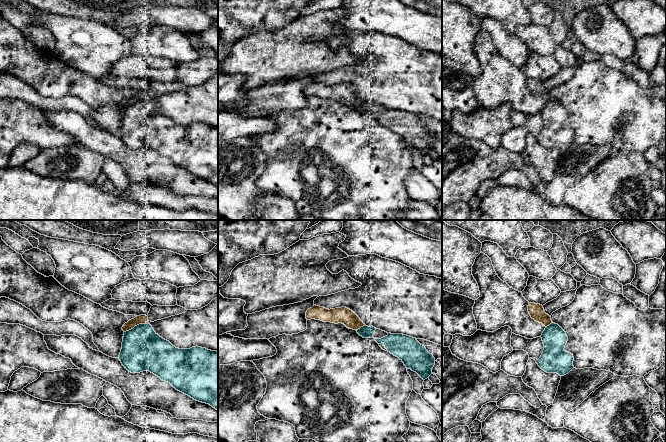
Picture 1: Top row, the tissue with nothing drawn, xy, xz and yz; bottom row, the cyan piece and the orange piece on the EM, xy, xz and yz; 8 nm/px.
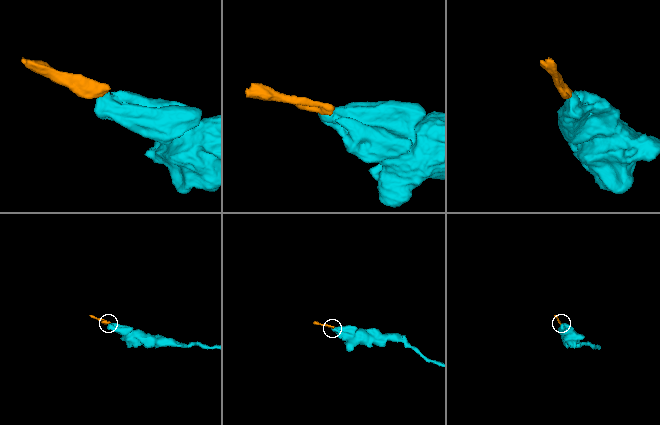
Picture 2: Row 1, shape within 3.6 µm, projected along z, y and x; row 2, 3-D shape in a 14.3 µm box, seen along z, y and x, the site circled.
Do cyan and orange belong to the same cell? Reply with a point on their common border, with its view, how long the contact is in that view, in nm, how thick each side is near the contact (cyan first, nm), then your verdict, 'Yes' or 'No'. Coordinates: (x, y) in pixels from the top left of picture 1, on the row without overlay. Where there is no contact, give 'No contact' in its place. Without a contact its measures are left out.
Touches cyan at xy (135, 102). Shared border 180 nm. Thickness 340 nm (cyan) against 80 nm. No

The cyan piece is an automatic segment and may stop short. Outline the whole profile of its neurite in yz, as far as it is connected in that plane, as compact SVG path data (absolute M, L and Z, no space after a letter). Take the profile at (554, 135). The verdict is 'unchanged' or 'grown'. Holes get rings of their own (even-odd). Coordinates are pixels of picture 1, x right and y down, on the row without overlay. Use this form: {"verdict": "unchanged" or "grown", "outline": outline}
{"verdict": "unchanged", "outline": "M555 99L545 104L541 111L544 126L536 136L538 142L547 149L557 149L560 152L568 150L573 144L574 133L564 126L568 117L566 108Z"}

